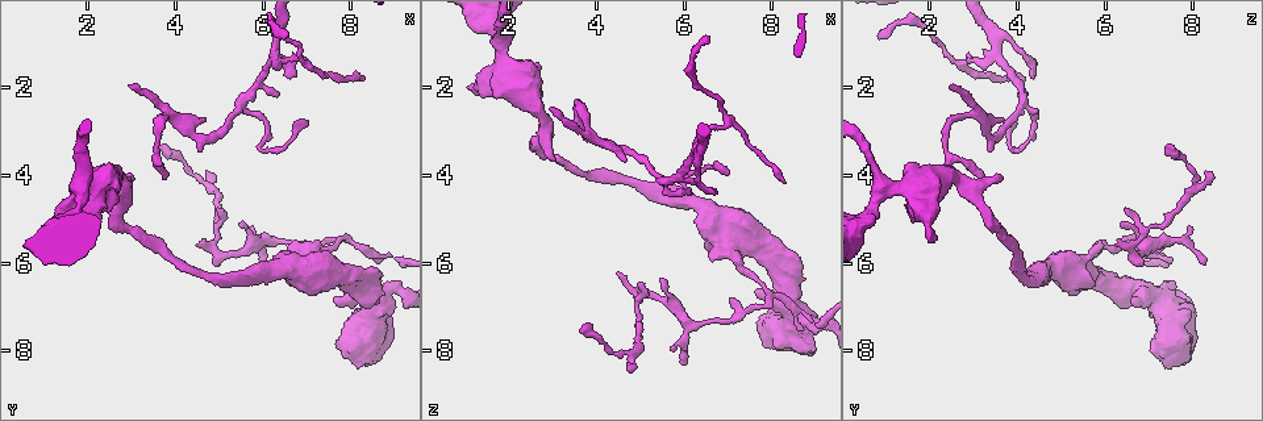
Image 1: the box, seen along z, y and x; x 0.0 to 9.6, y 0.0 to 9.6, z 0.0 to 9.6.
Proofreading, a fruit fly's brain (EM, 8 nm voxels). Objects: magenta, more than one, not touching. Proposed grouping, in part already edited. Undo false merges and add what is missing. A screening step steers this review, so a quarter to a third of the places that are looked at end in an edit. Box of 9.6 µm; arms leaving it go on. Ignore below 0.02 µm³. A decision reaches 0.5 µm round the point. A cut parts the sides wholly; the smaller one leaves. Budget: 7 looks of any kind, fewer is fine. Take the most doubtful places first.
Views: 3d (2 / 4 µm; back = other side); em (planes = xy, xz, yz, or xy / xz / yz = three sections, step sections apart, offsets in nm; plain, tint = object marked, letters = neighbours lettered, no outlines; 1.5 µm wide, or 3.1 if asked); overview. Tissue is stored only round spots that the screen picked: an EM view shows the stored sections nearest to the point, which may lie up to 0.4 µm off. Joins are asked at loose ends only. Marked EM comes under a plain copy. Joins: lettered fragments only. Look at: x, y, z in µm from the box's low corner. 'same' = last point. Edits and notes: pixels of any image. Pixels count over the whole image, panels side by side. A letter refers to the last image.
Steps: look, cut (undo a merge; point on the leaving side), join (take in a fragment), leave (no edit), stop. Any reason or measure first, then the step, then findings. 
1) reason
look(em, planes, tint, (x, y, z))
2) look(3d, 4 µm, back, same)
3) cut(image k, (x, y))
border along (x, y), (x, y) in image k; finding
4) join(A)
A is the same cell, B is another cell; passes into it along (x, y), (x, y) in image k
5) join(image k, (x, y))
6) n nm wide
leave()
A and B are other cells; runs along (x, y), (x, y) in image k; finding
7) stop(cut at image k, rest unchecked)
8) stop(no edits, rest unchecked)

look(em, xy, step 4, letters, (4.45, 5.65, 6.25))

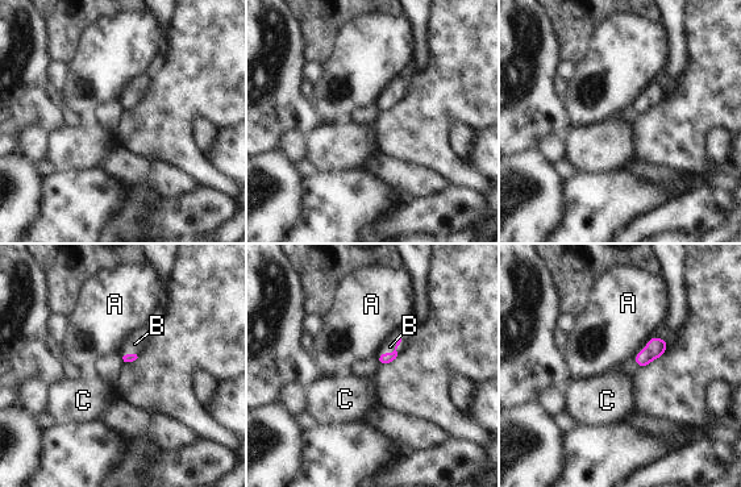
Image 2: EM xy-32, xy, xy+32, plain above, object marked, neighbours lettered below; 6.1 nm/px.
join(B)
B is the same cell, A and C are other cells; the neuron continues

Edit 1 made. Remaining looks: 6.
thin end
look(em, planes, tint, (4.80, 3.95, 8.30))

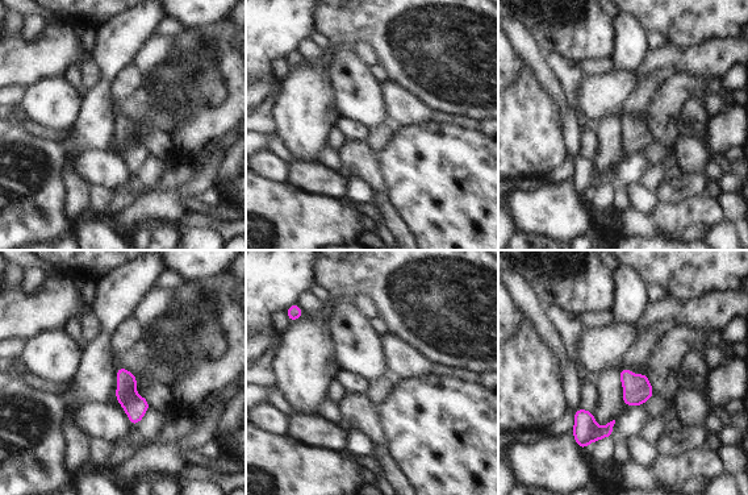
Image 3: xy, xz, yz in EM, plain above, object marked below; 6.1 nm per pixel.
see the neighbours
look(em, planes, letters, same)

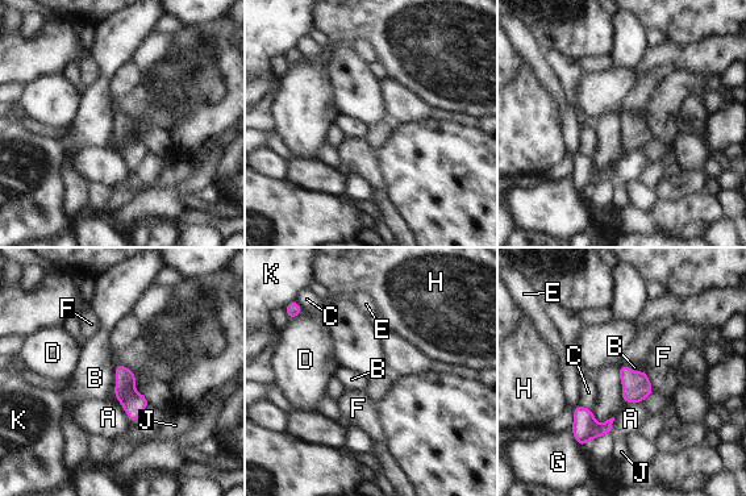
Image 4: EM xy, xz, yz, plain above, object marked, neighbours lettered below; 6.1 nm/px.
leave()
A, B, C, D, E, F, G, H, J and K are other cells; border along (117, 363), (113, 396) in image 4; none of them fits

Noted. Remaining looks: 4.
tapers out
look(3d, 4 µm, (3.80, 4.05, 3.20))

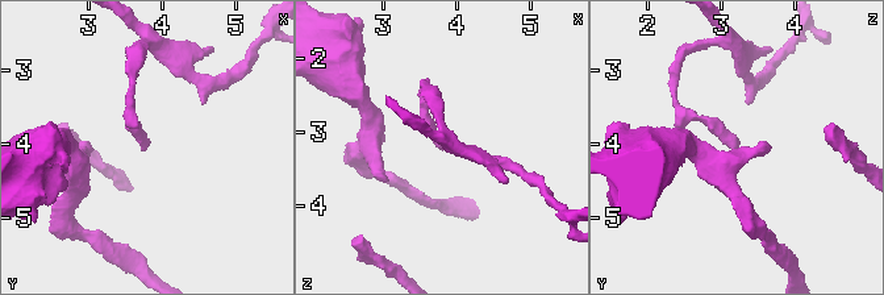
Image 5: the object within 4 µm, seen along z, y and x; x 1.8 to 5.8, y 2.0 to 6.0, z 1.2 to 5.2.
look(em, yz, step 8, tint, (3.85, 4.00, 3.25))

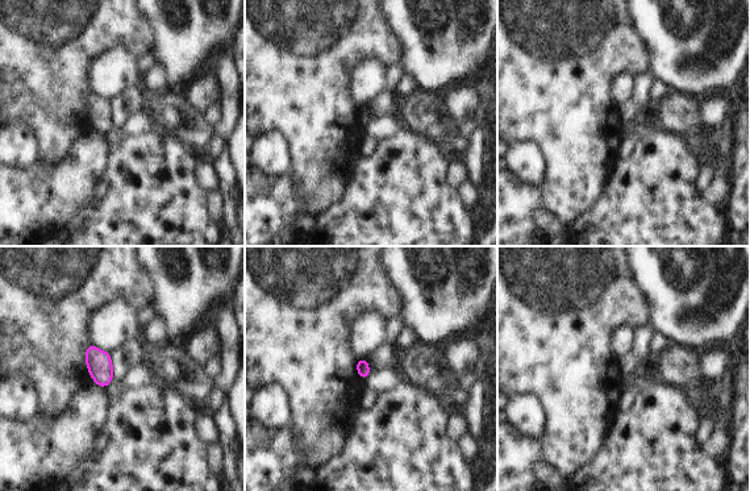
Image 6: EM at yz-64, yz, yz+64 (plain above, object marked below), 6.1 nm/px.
look(em, planes, letters, same)

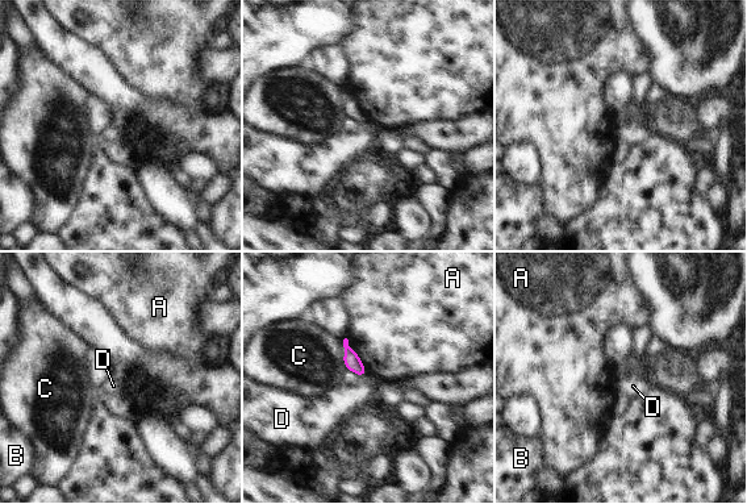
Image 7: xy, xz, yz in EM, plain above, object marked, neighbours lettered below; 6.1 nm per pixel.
100 nm wide
leave()
A, B, C and D are other cells; border along (366, 374), (359, 377) in image 7; no lettered fragment goes on from it

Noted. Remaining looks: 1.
stop(join at image 2, rest unchecked)

